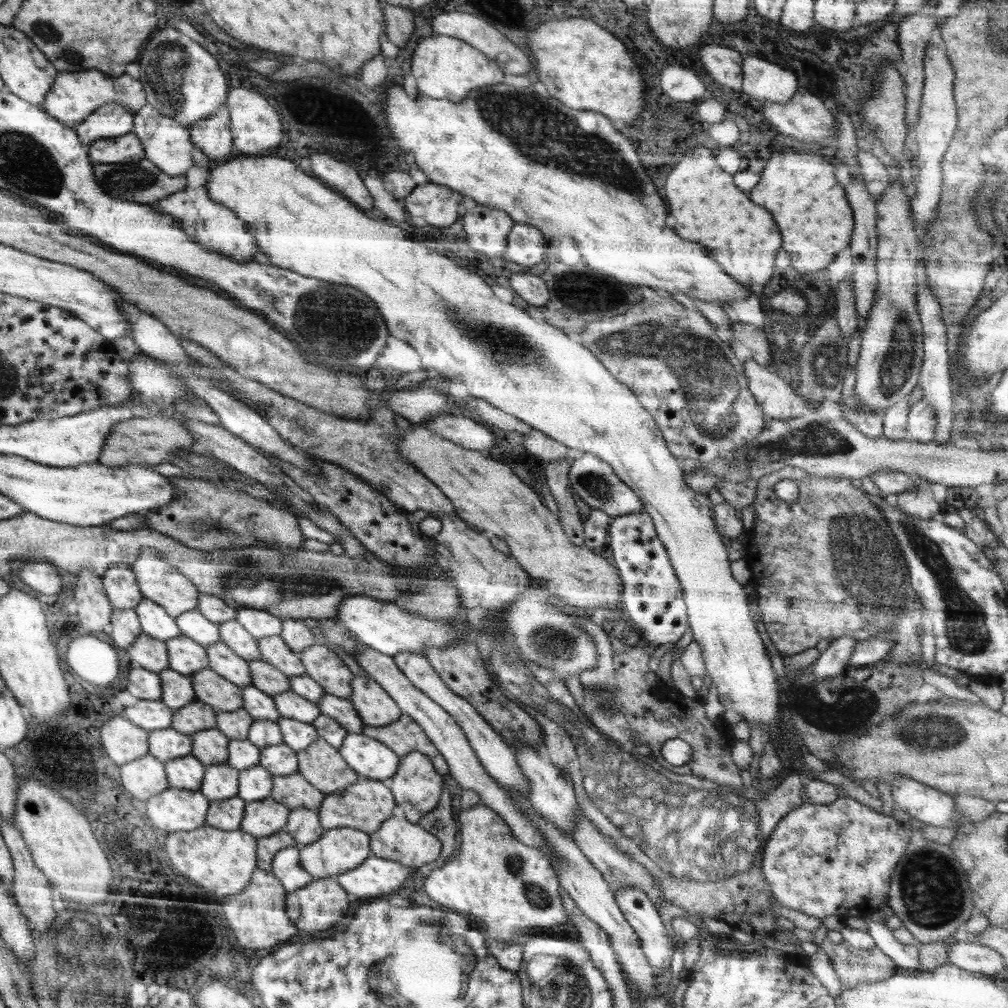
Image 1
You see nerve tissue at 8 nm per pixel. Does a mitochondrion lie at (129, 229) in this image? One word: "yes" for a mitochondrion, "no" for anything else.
no

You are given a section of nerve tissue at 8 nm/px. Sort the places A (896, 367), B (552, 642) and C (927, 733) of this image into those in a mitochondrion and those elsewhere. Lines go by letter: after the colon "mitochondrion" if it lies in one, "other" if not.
A: mitochondrion
B: mitochondrion
C: mitochondrion

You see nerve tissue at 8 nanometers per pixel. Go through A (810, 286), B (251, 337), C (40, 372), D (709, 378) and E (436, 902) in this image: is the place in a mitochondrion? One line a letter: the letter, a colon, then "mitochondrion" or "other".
A: other
B: other
C: other
D: mitochondrion
E: other

